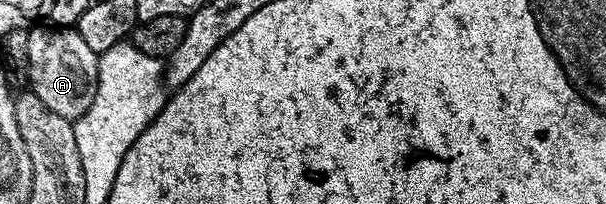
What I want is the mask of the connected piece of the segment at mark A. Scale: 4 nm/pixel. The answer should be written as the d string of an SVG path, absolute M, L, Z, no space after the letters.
M51 24L39 26L29 33L28 82L31 93L36 94L50 112L58 112L58 116L69 120L81 118L86 108L94 104L98 56L74 28L57 28Z

